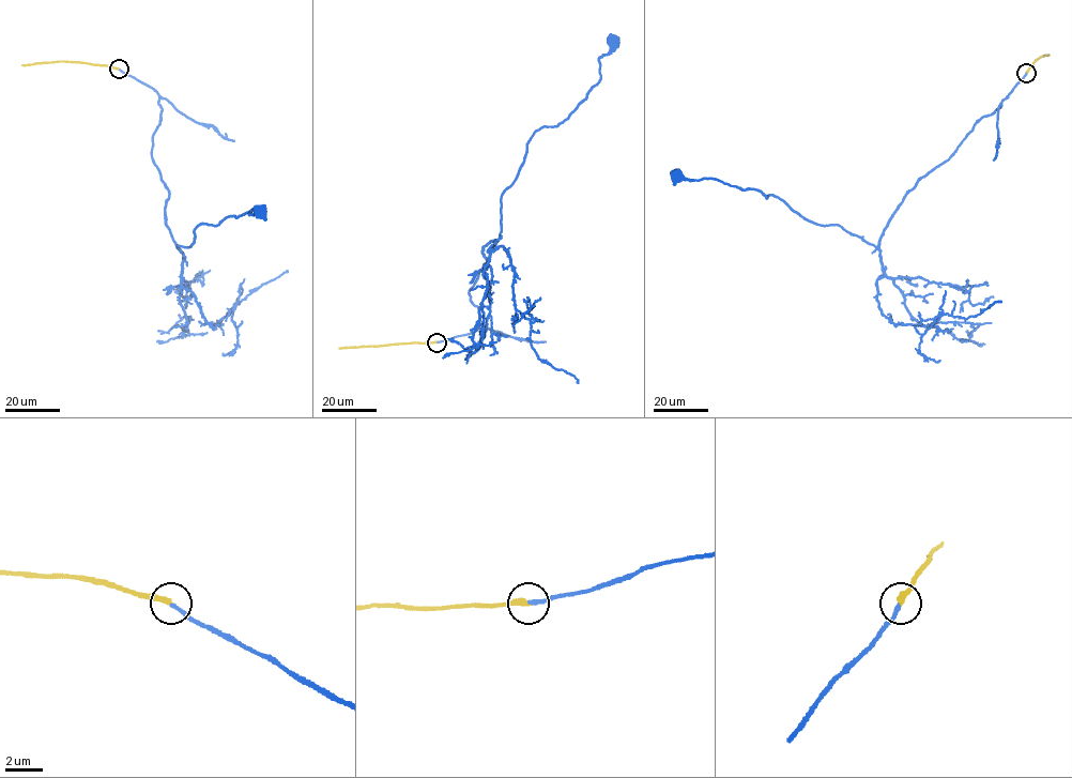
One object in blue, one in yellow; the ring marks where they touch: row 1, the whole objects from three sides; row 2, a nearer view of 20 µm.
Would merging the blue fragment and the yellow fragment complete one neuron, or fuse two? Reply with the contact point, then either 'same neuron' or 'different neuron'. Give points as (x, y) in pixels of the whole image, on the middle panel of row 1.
at (437, 342); same neuron

